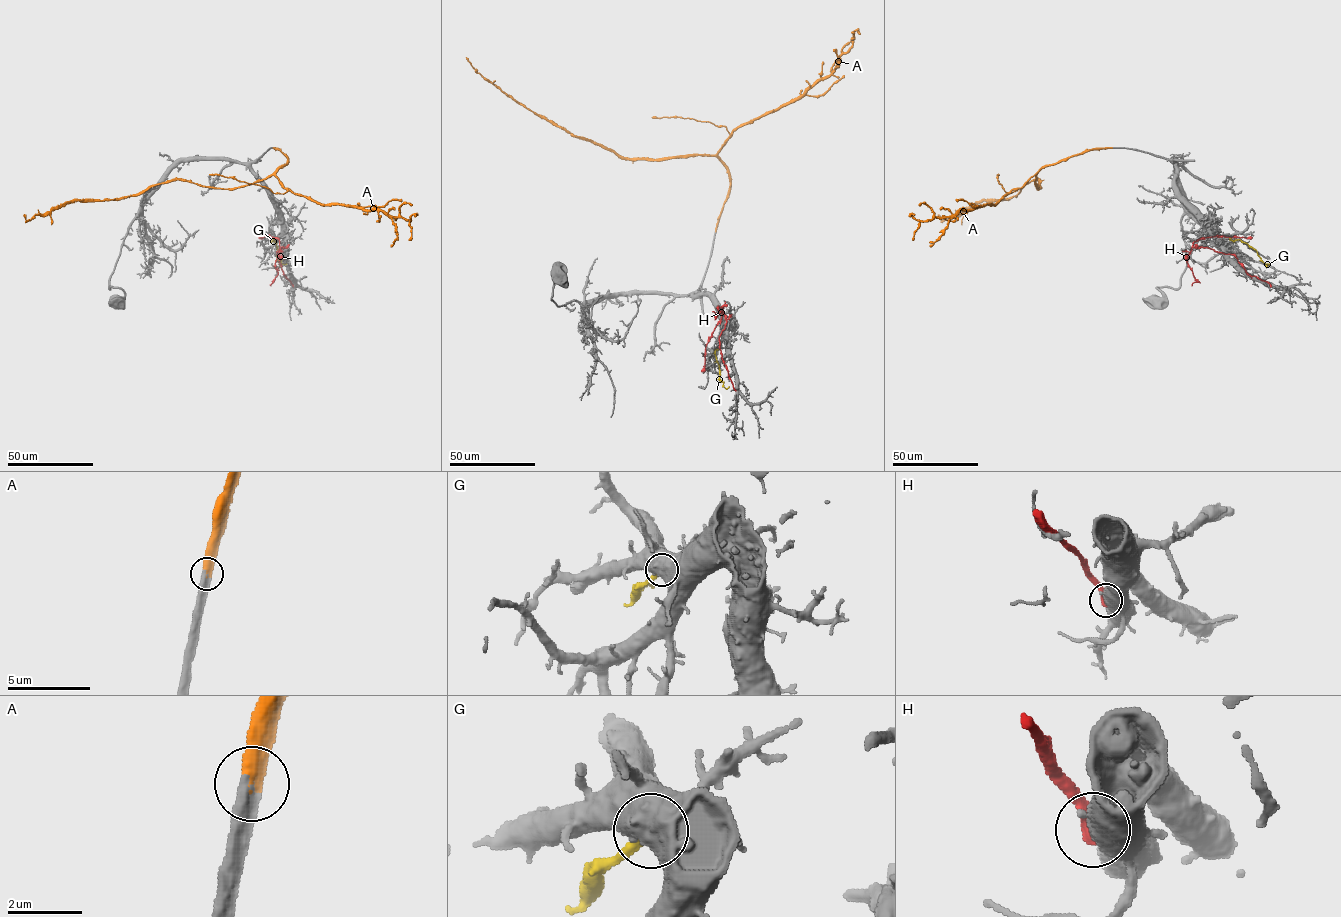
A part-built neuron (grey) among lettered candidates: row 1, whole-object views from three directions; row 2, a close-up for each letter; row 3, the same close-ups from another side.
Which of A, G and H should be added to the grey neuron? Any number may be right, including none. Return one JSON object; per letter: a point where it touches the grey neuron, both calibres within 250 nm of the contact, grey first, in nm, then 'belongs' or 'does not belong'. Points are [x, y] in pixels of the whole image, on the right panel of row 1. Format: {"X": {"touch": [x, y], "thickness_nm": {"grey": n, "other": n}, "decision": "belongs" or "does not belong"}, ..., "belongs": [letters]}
{"A": {"touch": [1112, 148], "thickness_nm": {"grey": 440, "other": 460}, "decision": "belongs"}, "G": {"touch": [1229, 238], "thickness_nm": {"grey": 750, "other": 320}, "decision": "does not belong"}, "H": {"touch": [1270, 286], "thickness_nm": {"grey": 750, "other": 500}, "decision": "does not belong"}, "belongs": ["A"]}

